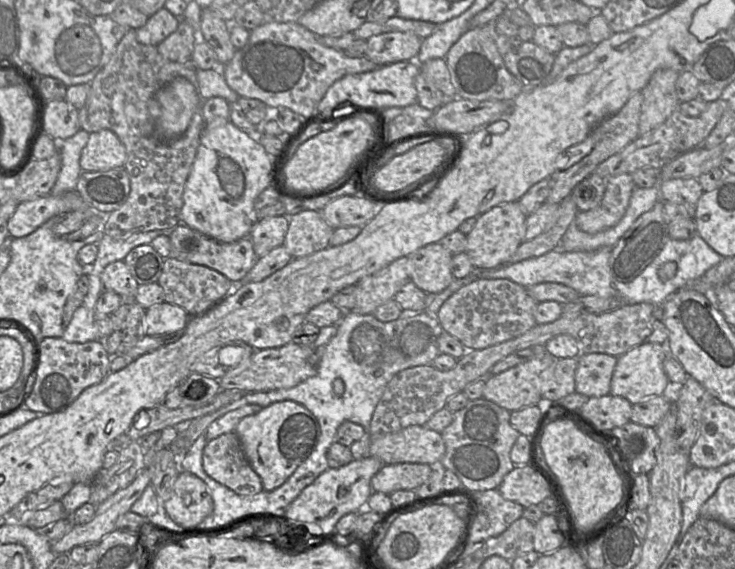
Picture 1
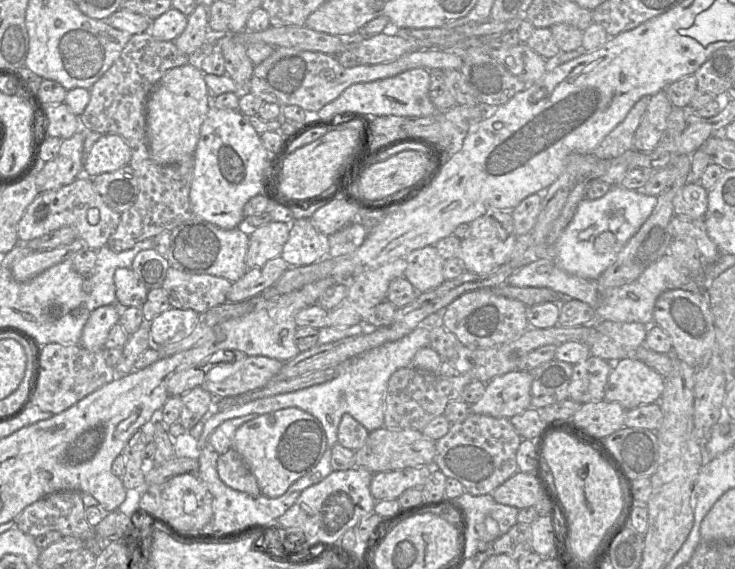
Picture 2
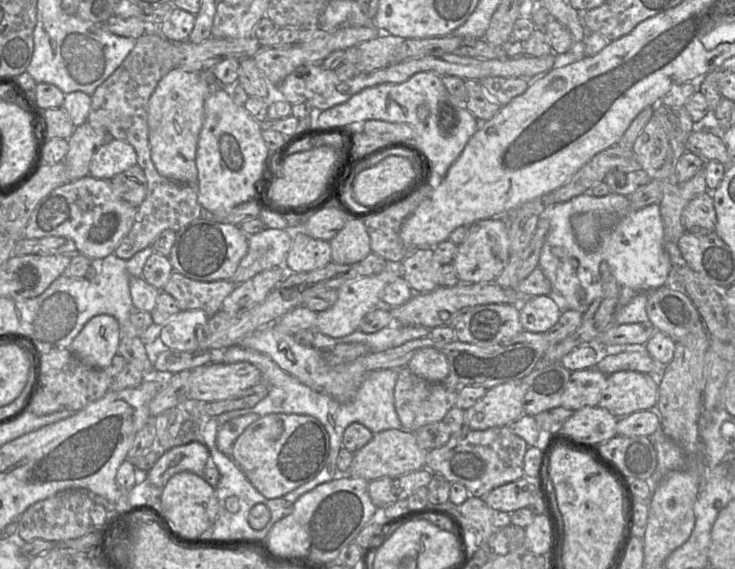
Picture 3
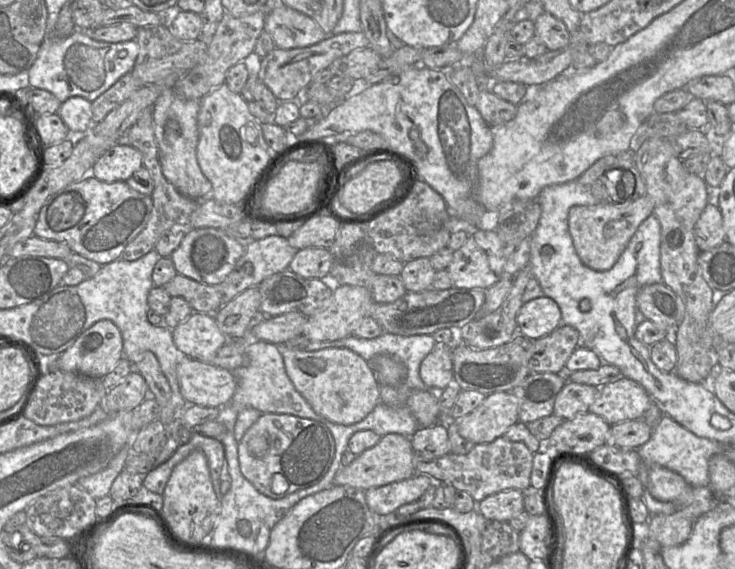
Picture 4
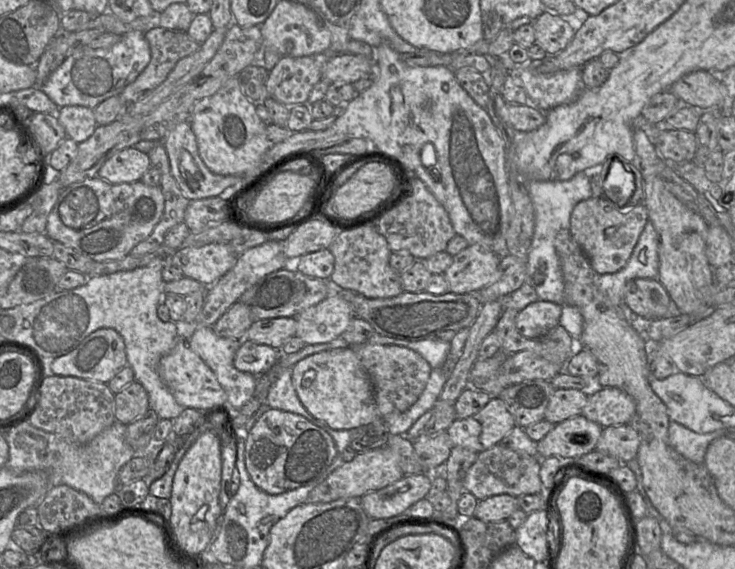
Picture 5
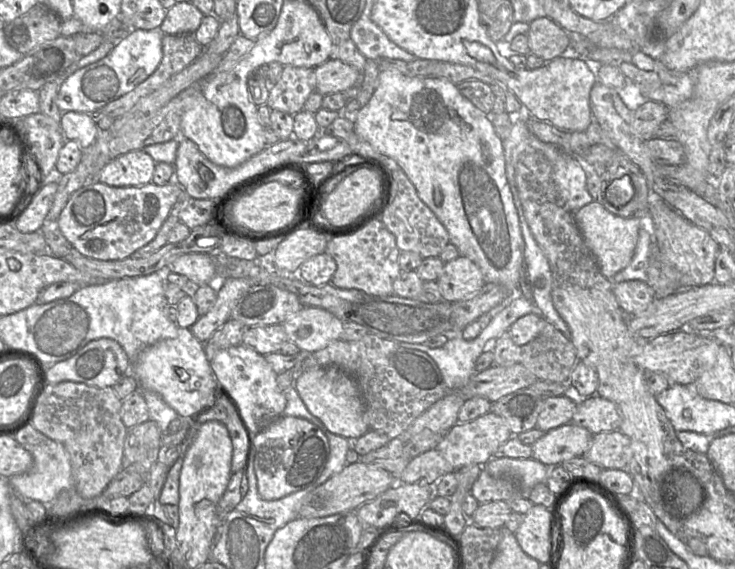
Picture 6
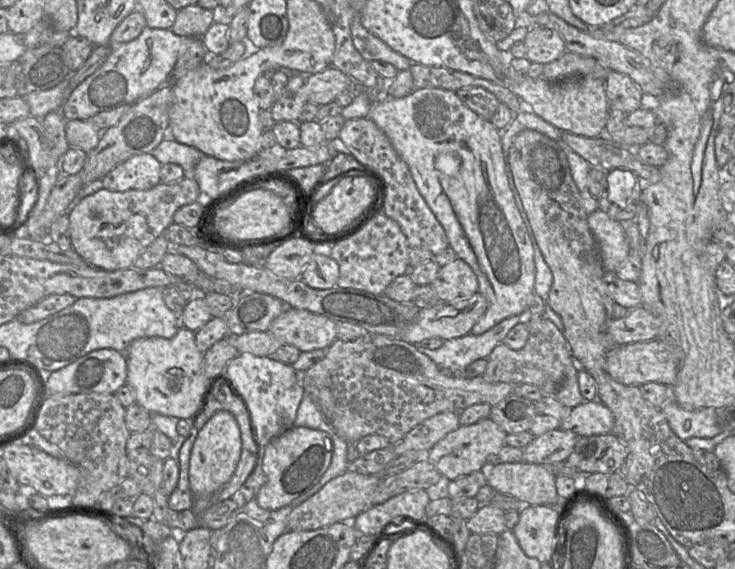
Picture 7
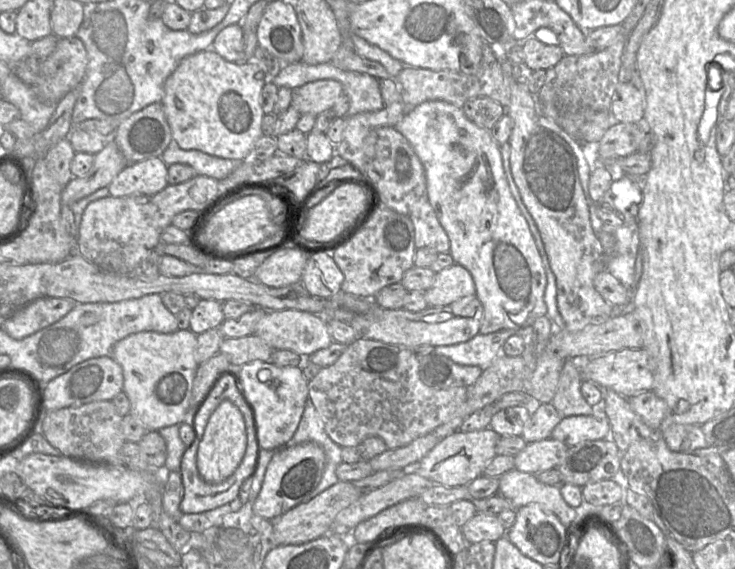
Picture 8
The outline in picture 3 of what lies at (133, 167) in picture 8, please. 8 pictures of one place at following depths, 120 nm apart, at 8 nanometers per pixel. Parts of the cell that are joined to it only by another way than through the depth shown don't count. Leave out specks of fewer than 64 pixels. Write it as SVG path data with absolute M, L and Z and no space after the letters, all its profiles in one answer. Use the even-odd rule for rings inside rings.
M111 139L93 155L89 175L101 180L110 180L134 165L137 165L134 147L123 140Z

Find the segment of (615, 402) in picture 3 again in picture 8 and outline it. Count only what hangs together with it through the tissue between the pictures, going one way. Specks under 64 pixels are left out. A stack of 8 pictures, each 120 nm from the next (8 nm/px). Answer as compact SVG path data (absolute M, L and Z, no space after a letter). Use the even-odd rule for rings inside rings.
M576 415L563 417L554 428L551 437L573 447L581 442L610 438L608 418L594 415Z

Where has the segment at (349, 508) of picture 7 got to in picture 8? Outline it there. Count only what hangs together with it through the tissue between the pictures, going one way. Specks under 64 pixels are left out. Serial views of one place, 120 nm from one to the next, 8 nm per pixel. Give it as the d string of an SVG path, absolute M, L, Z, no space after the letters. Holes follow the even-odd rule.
M339 481L308 502L291 508L273 522L273 547L299 545L329 534L336 516L360 498L362 493L353 482Z

